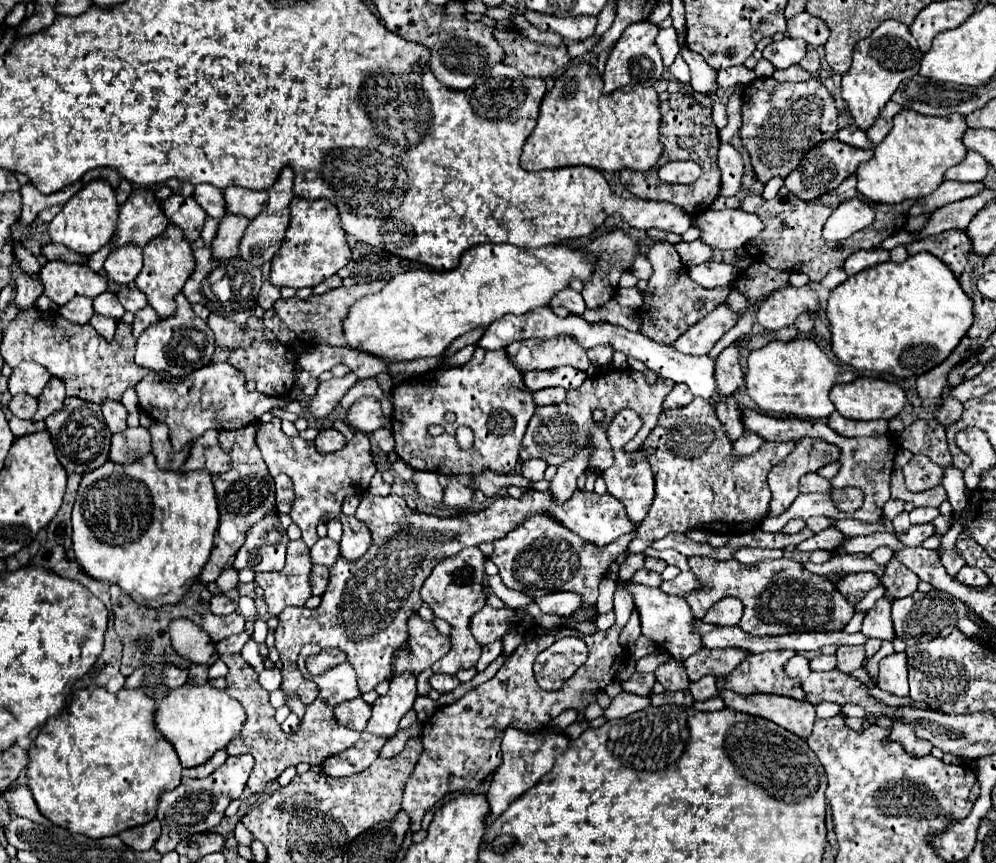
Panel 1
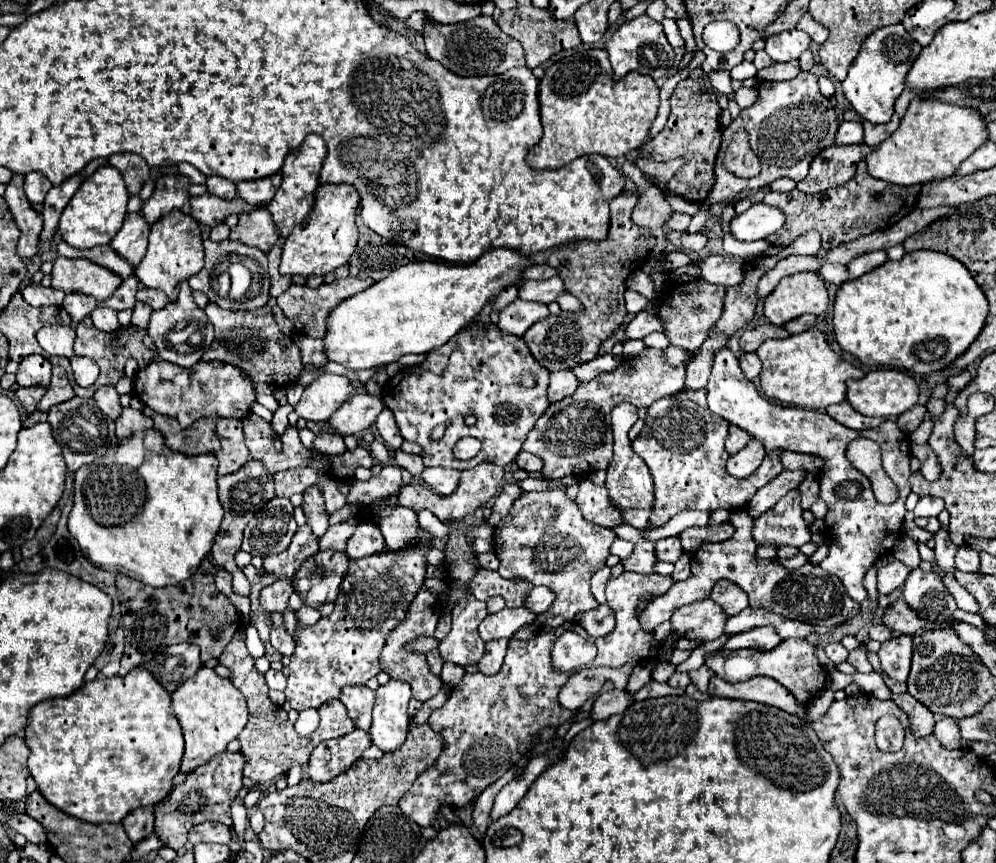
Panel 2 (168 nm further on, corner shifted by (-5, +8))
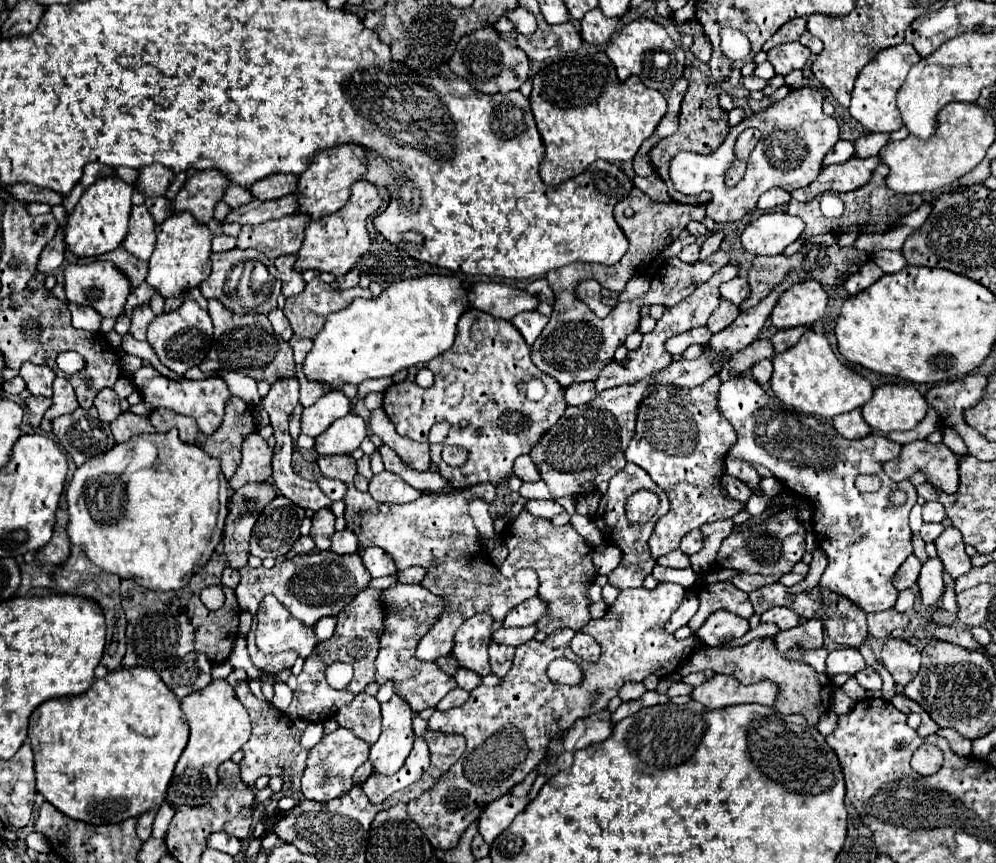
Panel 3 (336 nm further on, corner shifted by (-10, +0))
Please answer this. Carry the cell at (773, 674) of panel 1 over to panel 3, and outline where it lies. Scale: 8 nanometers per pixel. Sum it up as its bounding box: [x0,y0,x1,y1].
[677,638,833,726]

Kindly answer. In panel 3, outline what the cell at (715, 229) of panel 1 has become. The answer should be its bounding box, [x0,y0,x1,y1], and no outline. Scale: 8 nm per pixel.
[741,212,805,256]

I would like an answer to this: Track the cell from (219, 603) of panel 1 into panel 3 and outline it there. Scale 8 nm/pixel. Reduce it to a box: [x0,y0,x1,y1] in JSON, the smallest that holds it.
[221,568,239,590]

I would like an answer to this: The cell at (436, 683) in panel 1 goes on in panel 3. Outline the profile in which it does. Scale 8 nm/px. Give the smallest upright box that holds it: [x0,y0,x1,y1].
[455,668,481,692]

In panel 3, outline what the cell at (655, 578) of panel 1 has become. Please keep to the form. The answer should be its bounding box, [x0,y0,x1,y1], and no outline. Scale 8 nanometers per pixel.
[593,462,669,590]

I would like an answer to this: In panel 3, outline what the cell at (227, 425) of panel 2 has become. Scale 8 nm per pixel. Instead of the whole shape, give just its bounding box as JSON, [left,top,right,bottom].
[229,432,273,490]

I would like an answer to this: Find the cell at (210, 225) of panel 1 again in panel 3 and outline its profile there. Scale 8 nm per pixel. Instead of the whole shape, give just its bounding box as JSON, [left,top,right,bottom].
[213,236,235,252]

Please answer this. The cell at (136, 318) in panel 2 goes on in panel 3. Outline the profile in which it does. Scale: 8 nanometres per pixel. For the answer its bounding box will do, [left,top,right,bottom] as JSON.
[129,304,155,340]

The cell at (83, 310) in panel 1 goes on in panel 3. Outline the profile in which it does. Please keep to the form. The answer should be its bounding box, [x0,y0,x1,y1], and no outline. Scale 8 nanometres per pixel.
[69,304,103,332]

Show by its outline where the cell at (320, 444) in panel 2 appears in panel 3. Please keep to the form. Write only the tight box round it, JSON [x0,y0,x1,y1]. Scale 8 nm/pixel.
[317,456,539,662]

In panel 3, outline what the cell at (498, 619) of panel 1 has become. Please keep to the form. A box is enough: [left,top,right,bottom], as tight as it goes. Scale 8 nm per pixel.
[491,626,537,646]

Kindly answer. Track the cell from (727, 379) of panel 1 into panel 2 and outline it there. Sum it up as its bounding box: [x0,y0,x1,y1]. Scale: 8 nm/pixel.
[740,354,762,380]

